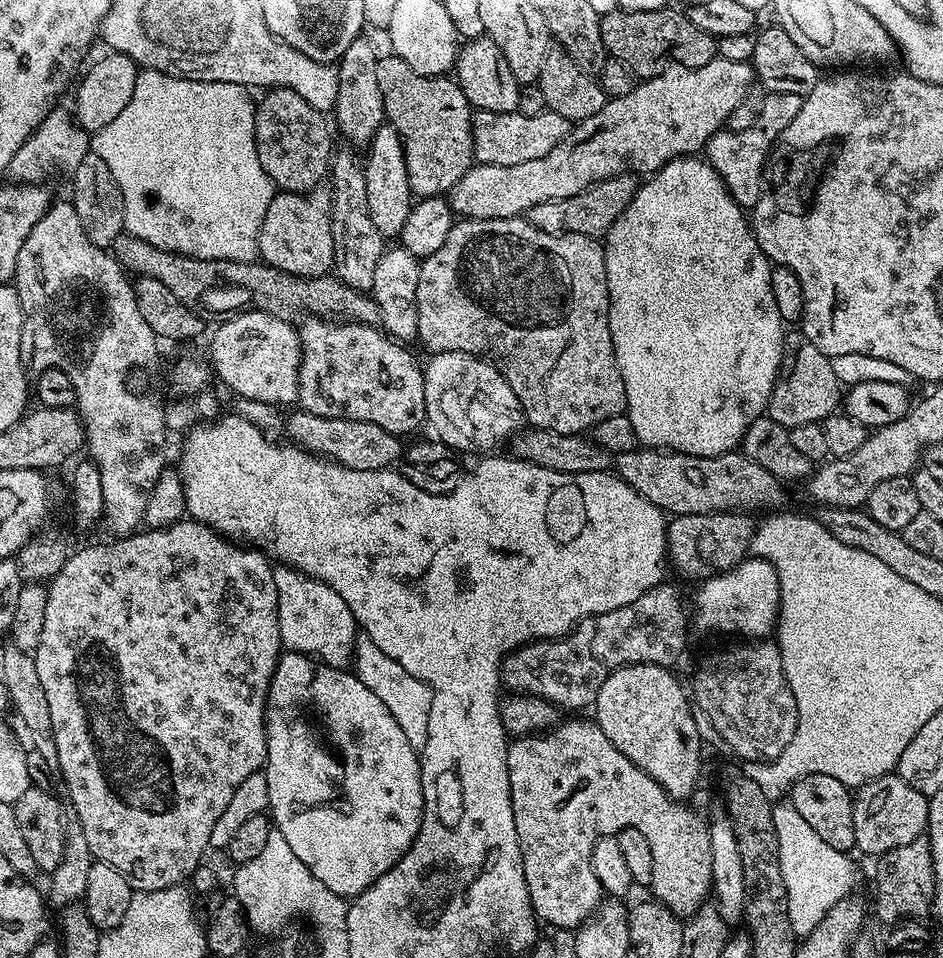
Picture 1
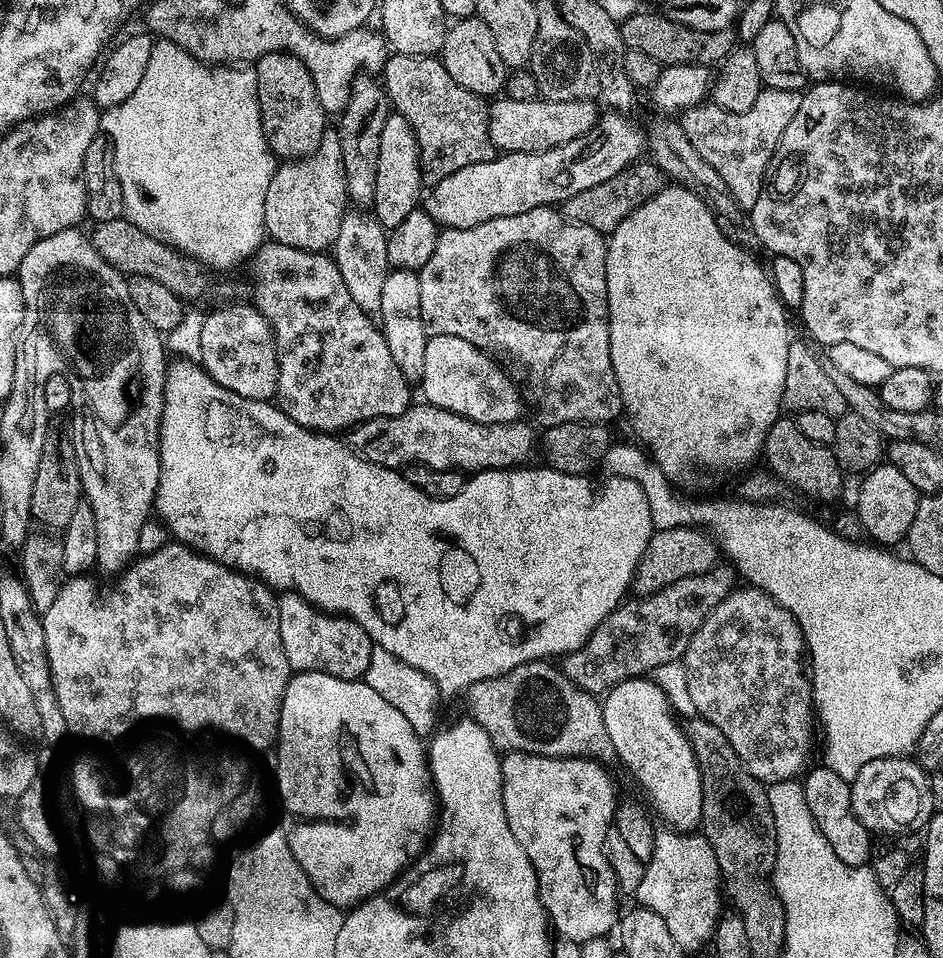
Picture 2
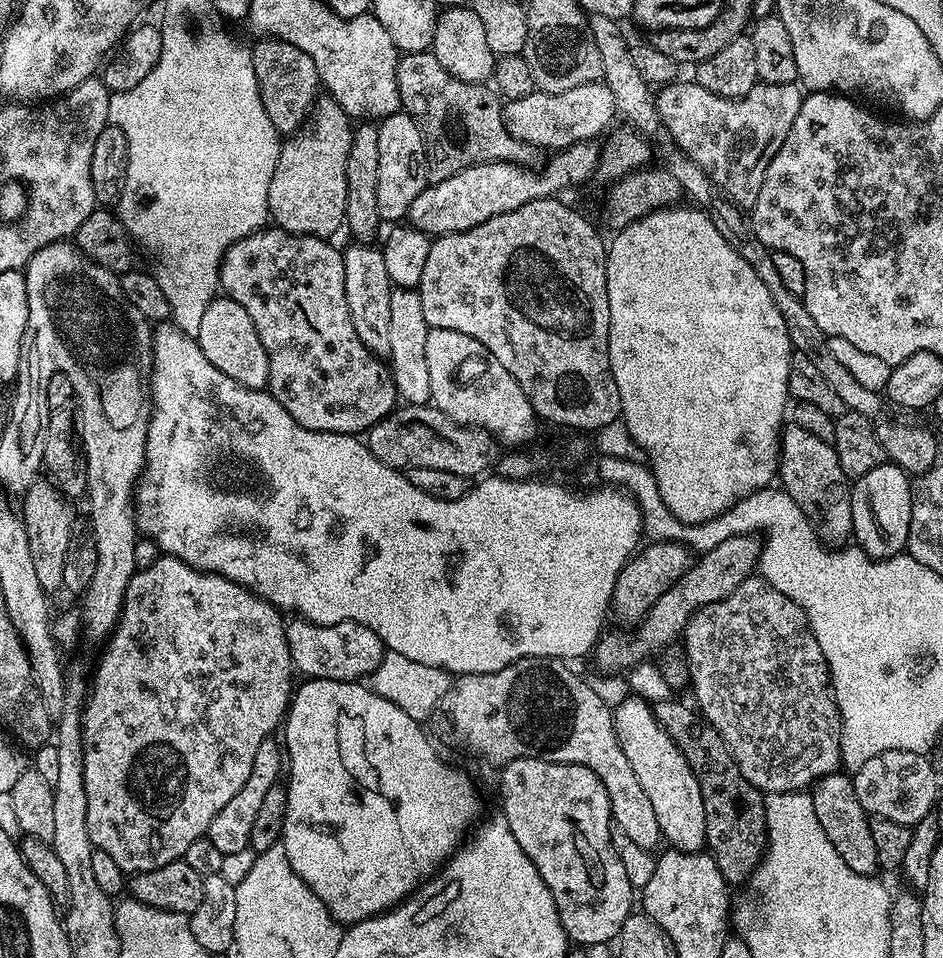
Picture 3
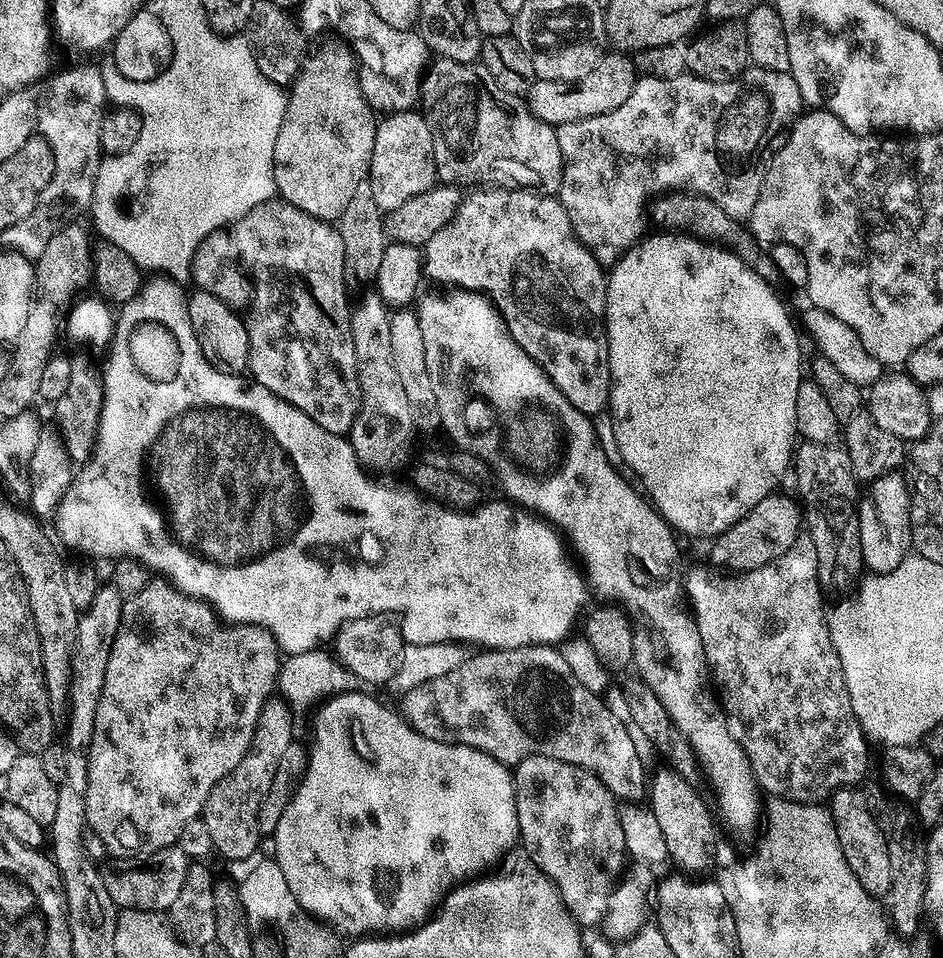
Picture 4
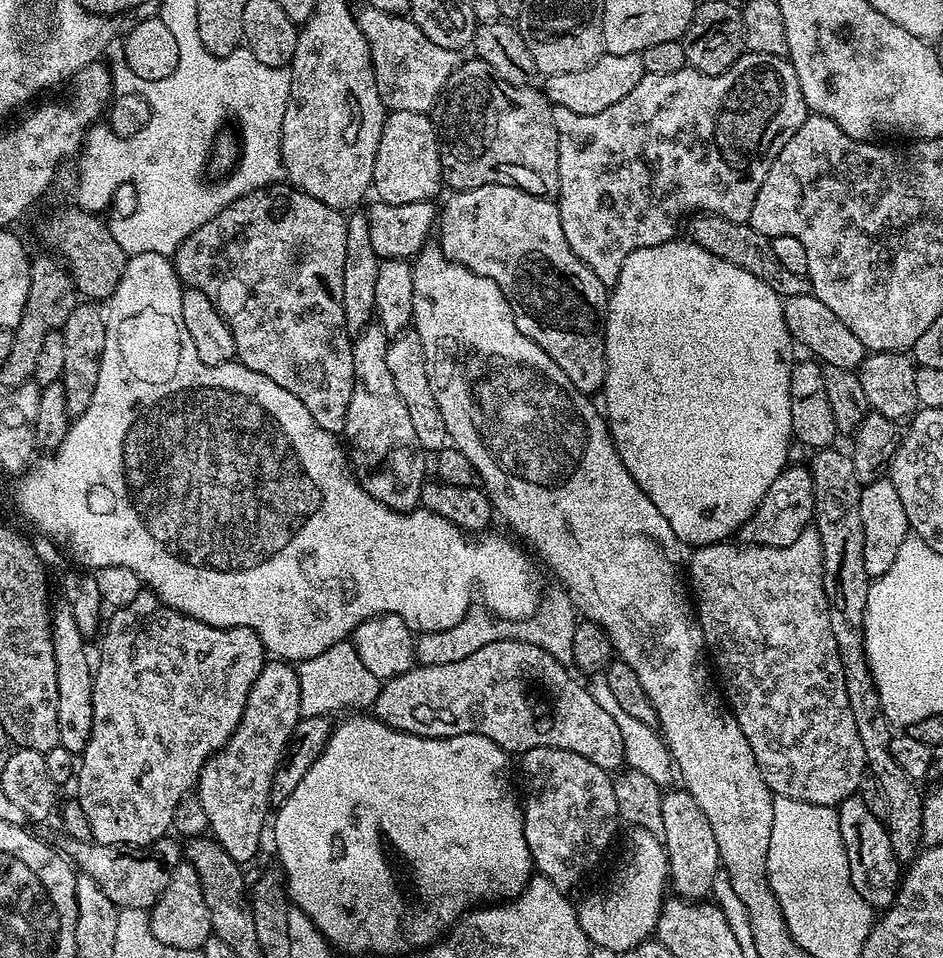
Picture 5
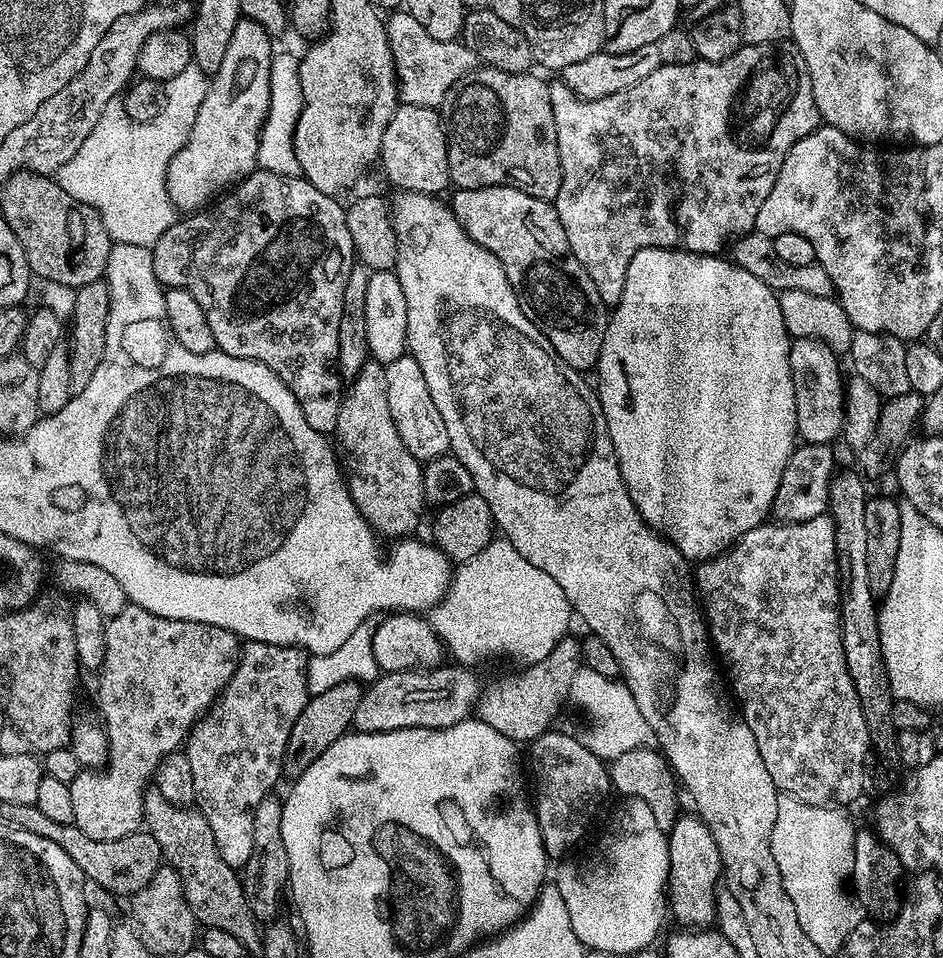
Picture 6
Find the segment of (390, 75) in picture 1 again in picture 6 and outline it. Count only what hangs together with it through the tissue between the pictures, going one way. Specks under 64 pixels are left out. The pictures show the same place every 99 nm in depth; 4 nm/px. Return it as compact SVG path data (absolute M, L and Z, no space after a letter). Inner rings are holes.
M478 66L467 72L446 94L442 116L448 133L448 178L457 189L506 184L509 188L521 188L539 200L555 201L562 182L562 170L554 110L550 106L548 84L532 75L528 72L504 73L500 69Z

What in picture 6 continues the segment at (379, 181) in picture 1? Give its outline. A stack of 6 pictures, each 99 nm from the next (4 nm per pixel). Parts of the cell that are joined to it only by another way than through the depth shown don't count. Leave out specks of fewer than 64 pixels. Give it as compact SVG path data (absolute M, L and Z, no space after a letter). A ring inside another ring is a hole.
M401 103L382 134L378 164L379 167L384 167L389 182L394 186L393 189L402 192L421 192L427 196L436 196L444 187L449 187L448 133L441 113L435 108Z

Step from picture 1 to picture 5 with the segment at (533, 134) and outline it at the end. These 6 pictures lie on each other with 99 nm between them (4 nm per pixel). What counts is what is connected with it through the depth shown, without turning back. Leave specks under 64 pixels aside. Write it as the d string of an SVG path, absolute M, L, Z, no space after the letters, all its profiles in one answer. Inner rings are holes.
M640 53L607 54L599 56L593 64L586 66L586 70L570 70L570 74L554 74L543 82L542 91L548 98L549 104L557 108L574 110L574 114L599 114L614 106L614 102L622 102L634 86L644 77L644 63Z

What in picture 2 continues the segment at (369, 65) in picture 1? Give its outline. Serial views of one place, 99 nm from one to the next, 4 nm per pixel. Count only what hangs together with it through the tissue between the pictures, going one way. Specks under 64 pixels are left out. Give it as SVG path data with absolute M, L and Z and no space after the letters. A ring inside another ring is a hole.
M359 74L353 77L348 101L346 102L344 111L339 113L337 120L340 121L334 124L334 131L338 134L340 145L342 146L342 166L346 174L348 198L355 205L371 205L374 198L374 185L378 182L378 149L382 138L382 126L386 126L386 118L389 114L390 105L383 83L372 74Z

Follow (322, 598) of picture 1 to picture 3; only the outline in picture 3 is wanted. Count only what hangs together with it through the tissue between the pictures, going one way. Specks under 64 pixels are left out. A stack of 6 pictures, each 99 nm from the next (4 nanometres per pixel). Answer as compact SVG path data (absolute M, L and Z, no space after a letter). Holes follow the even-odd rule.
M292 618L285 623L284 629L293 669L299 675L301 672L301 677L313 680L356 682L361 678L371 677L386 651L384 643L374 630L353 620L343 620L337 624L312 624L303 618Z

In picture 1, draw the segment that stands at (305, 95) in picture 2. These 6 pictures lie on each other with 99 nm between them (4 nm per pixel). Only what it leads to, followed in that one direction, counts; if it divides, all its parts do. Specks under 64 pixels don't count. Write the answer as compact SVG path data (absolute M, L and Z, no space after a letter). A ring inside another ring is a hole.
M270 88L261 96L255 105L254 138L262 170L282 192L303 194L321 187L329 175L334 151L329 117L290 88Z

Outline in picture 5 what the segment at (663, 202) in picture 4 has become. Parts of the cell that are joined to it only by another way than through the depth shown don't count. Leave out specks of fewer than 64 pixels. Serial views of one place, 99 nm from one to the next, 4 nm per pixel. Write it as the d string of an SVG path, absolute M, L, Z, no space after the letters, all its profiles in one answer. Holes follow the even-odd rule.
M707 214L693 215L691 223L690 238L695 244L710 250L710 254L714 254L734 266L742 266L742 270L754 274L754 278L762 278L762 282L766 282L766 286L770 286L770 290L774 290L782 298L809 295L810 281L808 277L799 276L791 270L786 270L786 266L782 266L782 262L778 262L778 257L774 255L771 239L758 234L758 230L754 230L751 224L734 222L730 218Z

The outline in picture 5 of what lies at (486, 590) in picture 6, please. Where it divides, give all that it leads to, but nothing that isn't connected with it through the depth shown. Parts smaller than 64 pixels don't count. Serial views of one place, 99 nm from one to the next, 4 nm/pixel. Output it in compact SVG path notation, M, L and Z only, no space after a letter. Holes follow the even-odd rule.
M557 590L557 592L545 591L540 607L537 608L535 616L529 618L529 620L515 622L502 619L495 620L487 611L476 611L469 611L467 616L462 617L458 623L446 630L419 633L415 637L417 661L420 664L458 662L462 658L466 658L466 654L474 654L474 650L482 650L482 646L489 644L491 640L512 637L546 650L560 664L565 666L572 664L574 630L578 623L578 613L567 592L563 590Z

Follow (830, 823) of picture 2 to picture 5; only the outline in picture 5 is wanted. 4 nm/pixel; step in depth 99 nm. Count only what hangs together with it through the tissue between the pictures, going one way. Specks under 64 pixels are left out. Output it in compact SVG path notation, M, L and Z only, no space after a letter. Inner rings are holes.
M857 794L848 796L836 808L838 830L842 830L842 846L846 846L846 858L850 862L850 878L854 890L873 910L887 910L896 902L902 879L902 864L894 854L890 834L884 829L884 821L875 816Z

